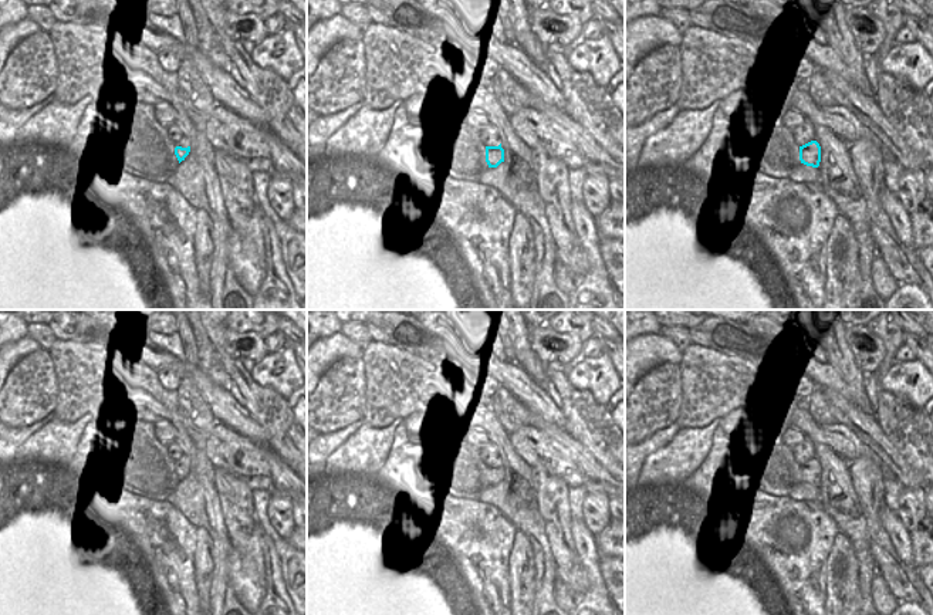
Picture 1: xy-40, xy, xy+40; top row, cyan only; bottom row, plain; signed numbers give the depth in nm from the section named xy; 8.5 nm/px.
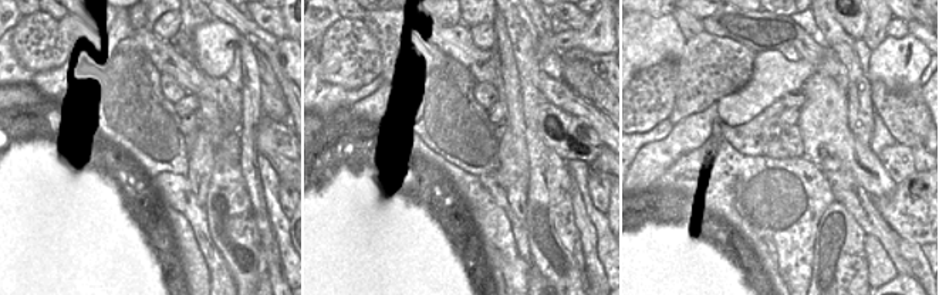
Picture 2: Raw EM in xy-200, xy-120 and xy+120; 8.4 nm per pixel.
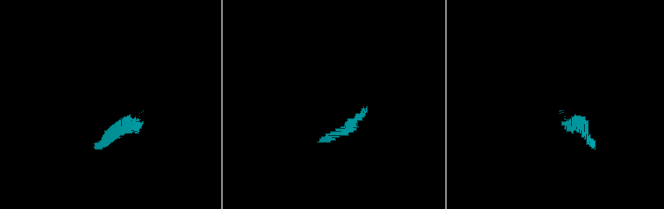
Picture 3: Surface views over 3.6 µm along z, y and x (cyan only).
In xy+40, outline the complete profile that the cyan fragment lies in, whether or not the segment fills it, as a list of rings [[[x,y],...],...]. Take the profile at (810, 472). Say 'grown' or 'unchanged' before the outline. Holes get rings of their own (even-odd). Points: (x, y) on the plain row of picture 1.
grown; [[[805,439],[792,449],[794,460],[800,464],[801,481],[818,486],[821,480],[821,464],[815,457],[815,446]]]

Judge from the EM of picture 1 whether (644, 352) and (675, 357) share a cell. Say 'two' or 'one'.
one

